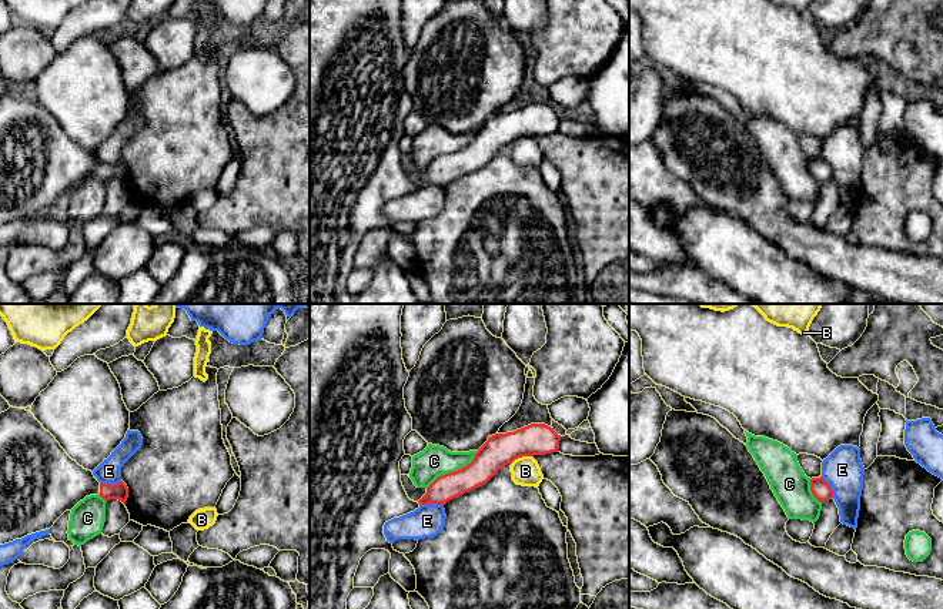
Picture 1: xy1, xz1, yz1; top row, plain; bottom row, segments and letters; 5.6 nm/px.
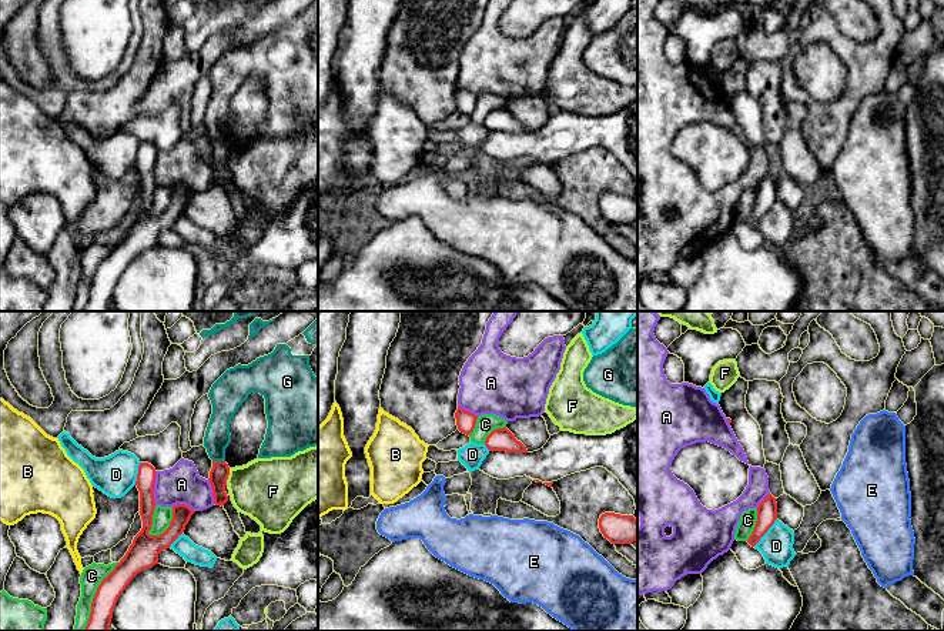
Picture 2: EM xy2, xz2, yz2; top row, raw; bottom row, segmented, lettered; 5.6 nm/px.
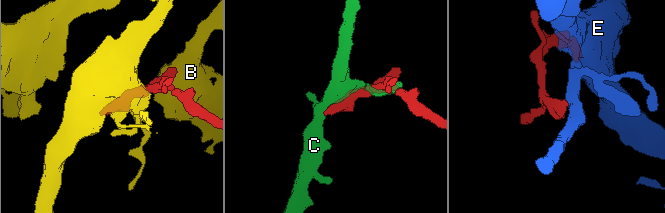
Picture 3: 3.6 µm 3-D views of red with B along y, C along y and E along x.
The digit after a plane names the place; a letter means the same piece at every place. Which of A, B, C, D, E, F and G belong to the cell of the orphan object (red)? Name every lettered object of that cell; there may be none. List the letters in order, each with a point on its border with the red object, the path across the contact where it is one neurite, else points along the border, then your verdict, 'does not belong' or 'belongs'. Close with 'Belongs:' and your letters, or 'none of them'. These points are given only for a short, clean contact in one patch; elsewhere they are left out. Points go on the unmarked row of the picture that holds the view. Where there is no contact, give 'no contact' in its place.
A: meets red in xy2 at (153, 169); does not belong
B: meets red in xz1 at (521, 137); does not belong
C: meets red in xy2 at (96, 274); does not belong
D: meets red in yz2 at (766, 211); does not belong
E: meets red in xz1 at (431, 183); border along xz1 (420, 184), (440, 184), (442, 187); does not belong
F: meets red in xy2 at (228, 154); border along xy2 (230, 149), (226, 163); does not belong
G: meets red in xy2 at (218, 142); does not belong
Belongs: none of them

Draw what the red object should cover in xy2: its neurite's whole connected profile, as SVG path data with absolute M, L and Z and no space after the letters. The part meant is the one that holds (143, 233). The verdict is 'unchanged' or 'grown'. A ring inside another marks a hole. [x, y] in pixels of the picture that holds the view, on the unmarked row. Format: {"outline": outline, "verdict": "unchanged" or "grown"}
{"outline": "M140 143L135 166L140 171L141 211L134 217L124 238L101 261L91 283L91 293L84 311L110 311L113 290L118 277L130 261L143 250L158 244L158 234L184 213L191 196L195 193L185 184L173 187L170 207L160 216L150 216L155 188L154 163L155 148Z", "verdict": "unchanged"}

